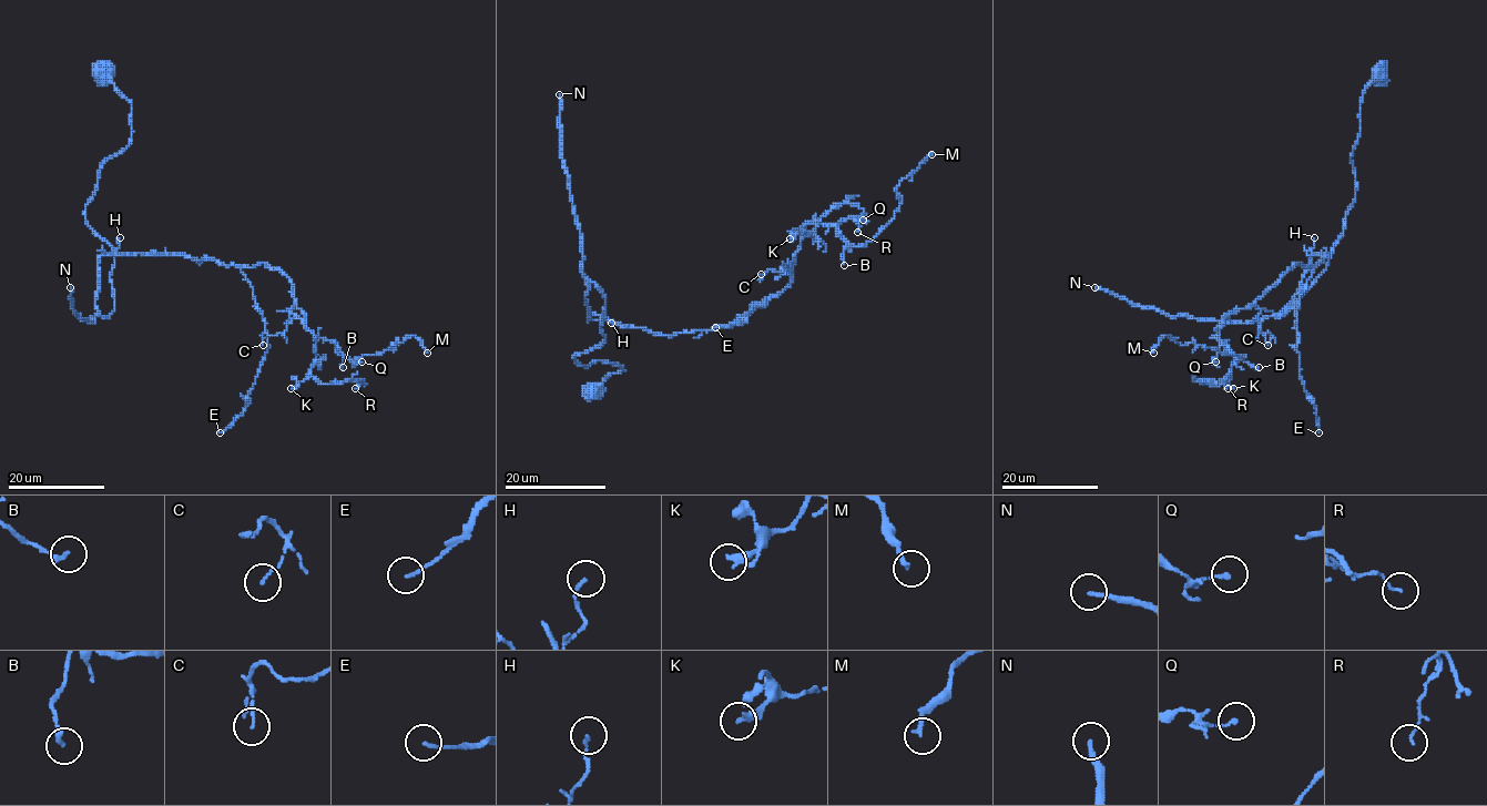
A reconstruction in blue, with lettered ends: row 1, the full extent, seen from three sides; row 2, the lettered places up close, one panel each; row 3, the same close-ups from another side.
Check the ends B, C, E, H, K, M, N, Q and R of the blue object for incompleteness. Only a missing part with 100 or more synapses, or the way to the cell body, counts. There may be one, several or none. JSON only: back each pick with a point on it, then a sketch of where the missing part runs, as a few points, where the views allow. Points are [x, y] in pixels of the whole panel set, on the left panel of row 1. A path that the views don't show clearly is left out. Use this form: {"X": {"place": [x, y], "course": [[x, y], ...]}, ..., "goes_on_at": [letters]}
{"N": {"place": [70, 287], "course": [[70, 287], [59, 221], [82, 171], [140, 113], [235, 108], [264, 115], [270, 132], [233, 135], [159, 89]]}, "goes_on_at": ["N"]}

